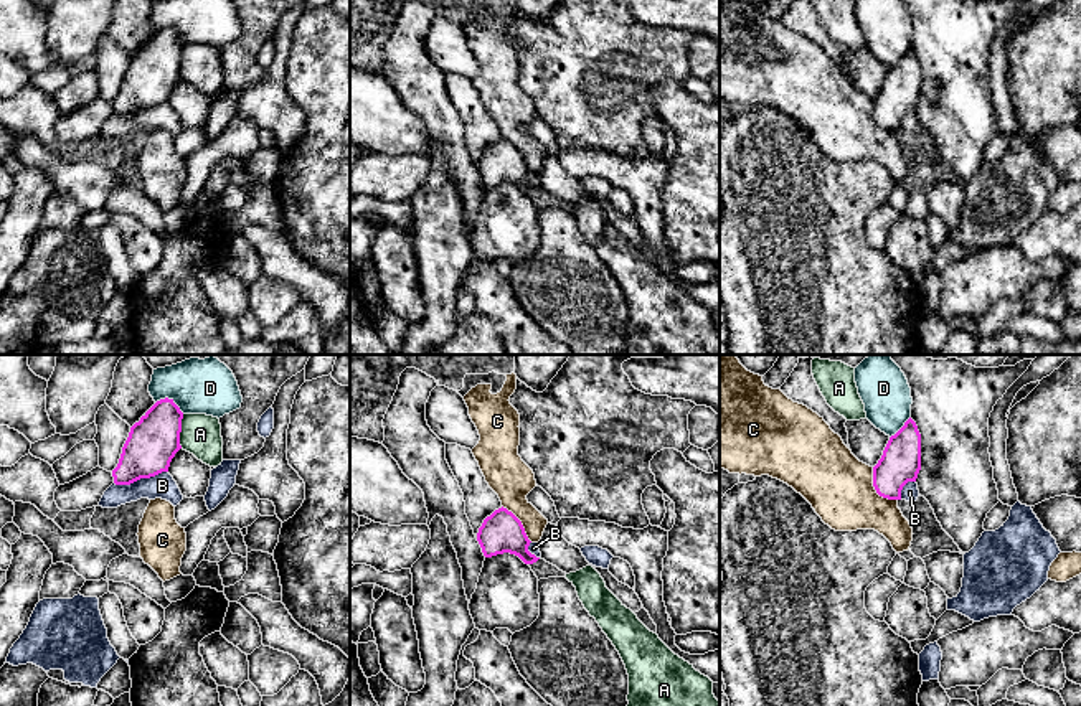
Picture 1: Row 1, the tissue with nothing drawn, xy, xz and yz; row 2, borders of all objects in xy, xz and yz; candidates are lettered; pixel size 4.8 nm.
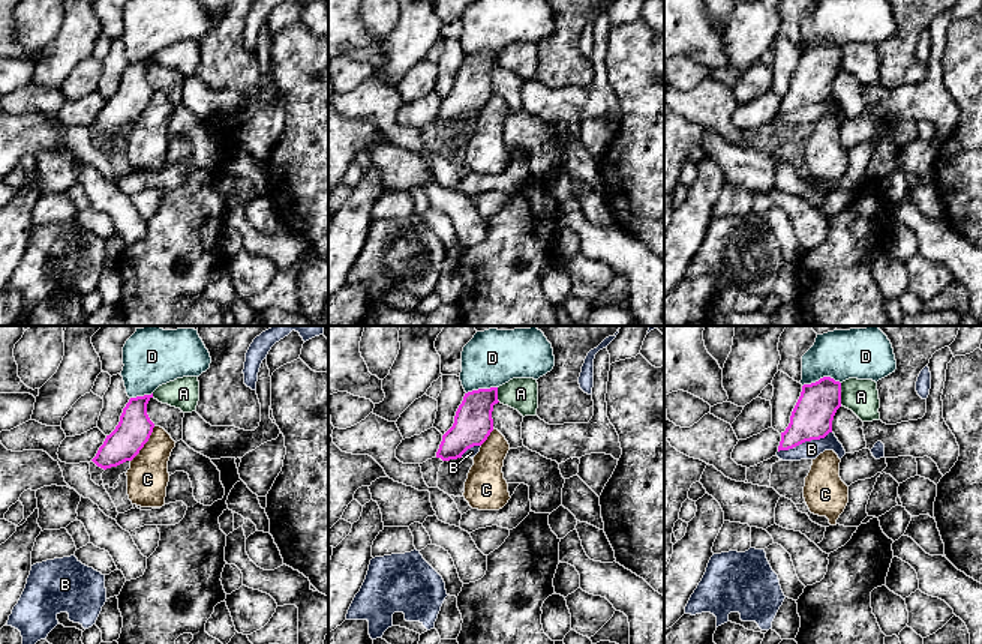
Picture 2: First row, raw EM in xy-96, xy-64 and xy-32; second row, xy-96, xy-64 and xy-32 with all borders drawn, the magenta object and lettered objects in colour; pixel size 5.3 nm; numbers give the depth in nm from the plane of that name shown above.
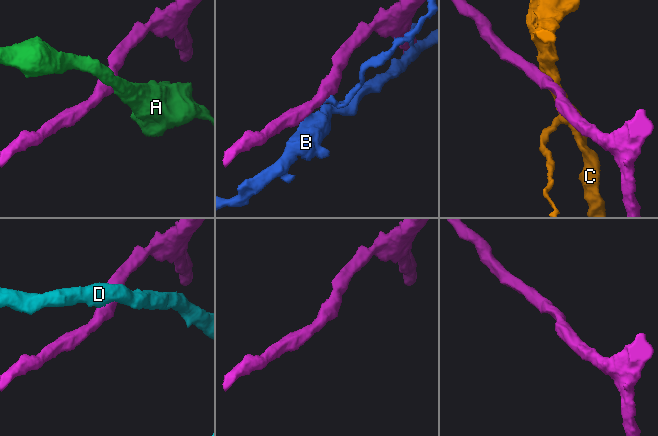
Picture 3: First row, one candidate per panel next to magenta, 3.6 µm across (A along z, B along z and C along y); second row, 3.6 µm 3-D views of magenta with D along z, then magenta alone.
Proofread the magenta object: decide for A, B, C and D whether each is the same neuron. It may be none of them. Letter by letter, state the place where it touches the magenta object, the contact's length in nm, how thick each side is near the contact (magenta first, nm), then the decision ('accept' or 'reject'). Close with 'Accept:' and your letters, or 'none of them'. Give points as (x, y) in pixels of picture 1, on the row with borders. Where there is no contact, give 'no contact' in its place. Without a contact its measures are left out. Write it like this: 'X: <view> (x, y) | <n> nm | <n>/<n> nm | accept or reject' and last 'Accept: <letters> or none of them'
A: xy (180, 431) | 170 nm | 240/190 nm | reject
B: xy (141, 477) | 280 nm | 240/120 nm | reject
C: yz (875, 489) | 200 nm | 190/320 nm | reject
D: xy (170, 400) | 160 nm | 240/280 nm | reject
Accept: none of them

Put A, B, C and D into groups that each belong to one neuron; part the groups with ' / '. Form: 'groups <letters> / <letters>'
groups A / B / C / D

